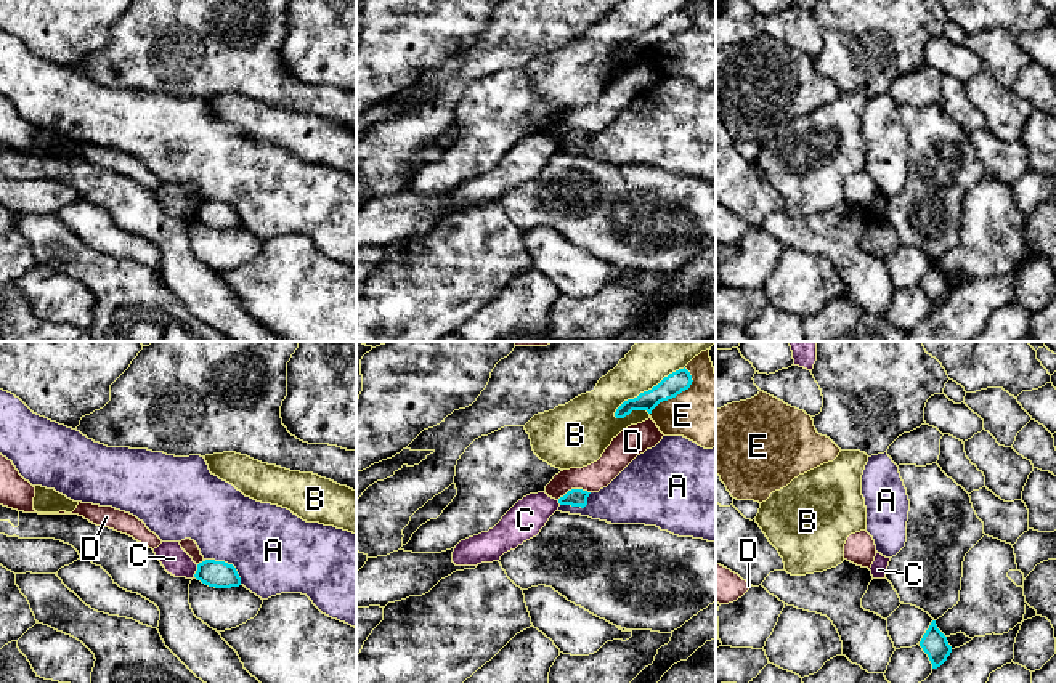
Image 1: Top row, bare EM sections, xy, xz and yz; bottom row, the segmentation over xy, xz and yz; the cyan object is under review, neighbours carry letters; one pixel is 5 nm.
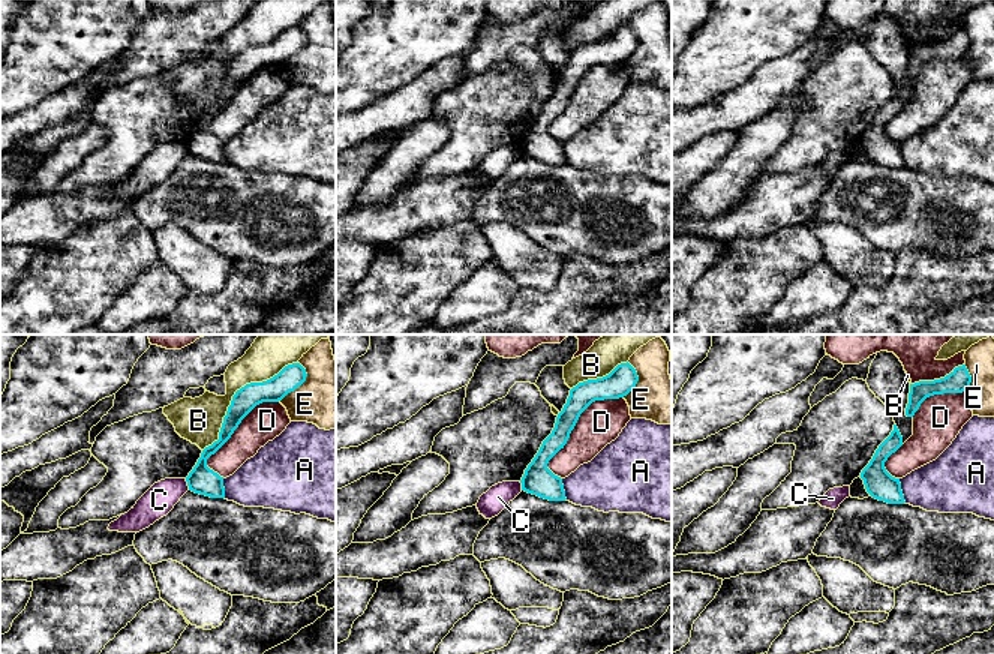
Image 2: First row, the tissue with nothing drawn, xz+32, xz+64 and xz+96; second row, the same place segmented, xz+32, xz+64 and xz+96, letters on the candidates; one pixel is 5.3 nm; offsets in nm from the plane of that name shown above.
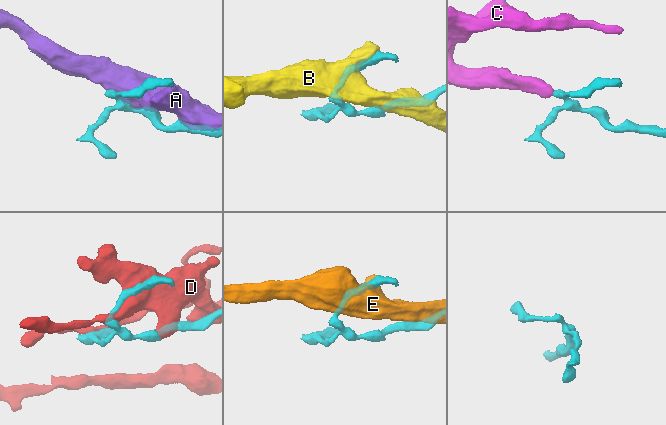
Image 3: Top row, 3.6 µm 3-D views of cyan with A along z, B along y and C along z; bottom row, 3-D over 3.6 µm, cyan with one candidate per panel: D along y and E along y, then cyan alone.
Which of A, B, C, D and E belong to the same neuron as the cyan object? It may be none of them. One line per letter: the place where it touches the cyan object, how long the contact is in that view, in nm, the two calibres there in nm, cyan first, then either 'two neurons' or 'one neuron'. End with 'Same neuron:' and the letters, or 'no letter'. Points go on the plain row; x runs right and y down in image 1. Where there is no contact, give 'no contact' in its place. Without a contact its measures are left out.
A: meets cyan in xy at (227, 204); contact 220 nm long; 140 nm thick on the cyan side, 420 nm on the other; two neurons
B: meets cyan in xz at (649, 31); contact 440 nm long; 110 nm thick on the cyan side, 190 nm on the other; two neurons
C: meets cyan in xy at (196, 212); contact 70 nm long; 140 nm thick on the cyan side, 140 nm on the other; two neurons
D: meets cyan in xz at (573, 130); contact 170 nm long; 100 nm thick on the cyan side, 140 nm on the other; two neurons
E: meets cyan in xz at (678, 34); contact 300 nm long; 110 nm thick on the cyan side, 360 nm on the other; two neurons
Same neuron: no letter

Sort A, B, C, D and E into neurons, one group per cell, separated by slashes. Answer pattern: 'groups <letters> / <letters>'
groups A / B / C / D / E

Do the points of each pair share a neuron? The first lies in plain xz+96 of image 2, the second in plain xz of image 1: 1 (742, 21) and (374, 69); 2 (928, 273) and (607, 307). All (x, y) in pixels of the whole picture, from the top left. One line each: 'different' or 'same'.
1: same
2: same

